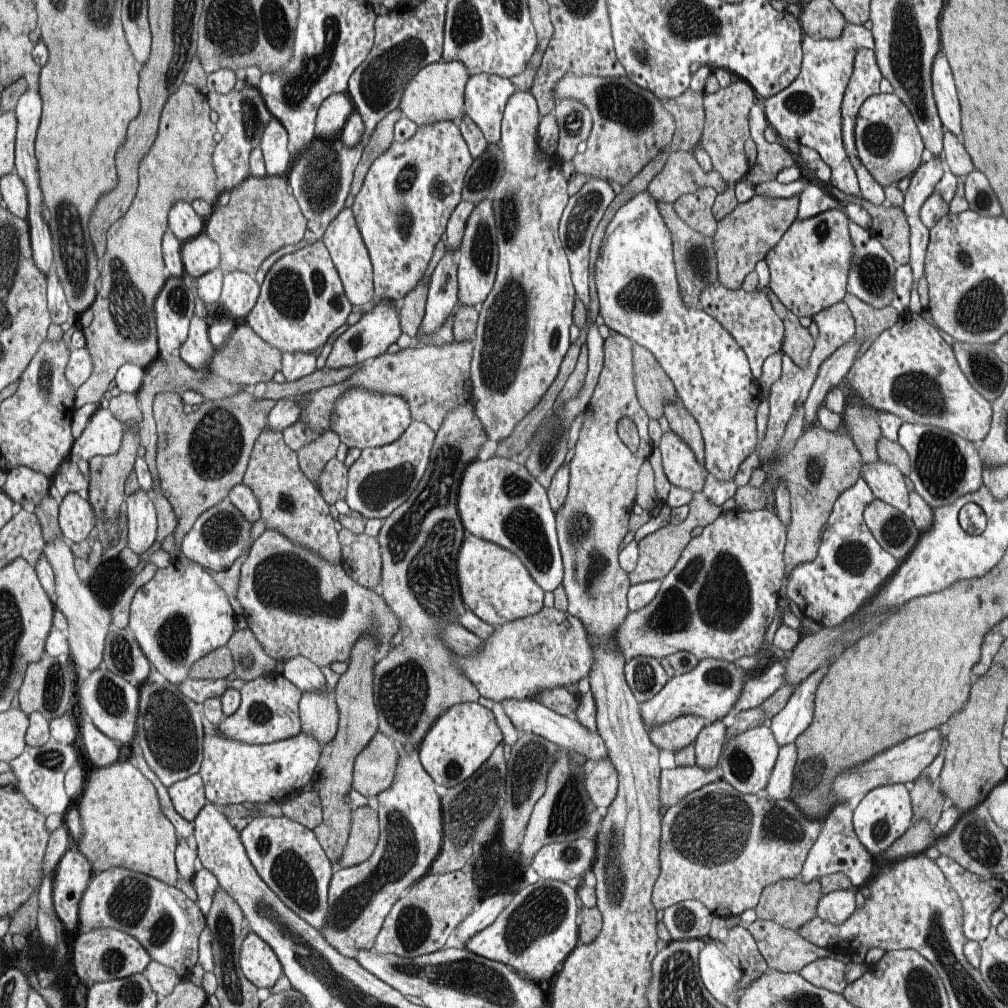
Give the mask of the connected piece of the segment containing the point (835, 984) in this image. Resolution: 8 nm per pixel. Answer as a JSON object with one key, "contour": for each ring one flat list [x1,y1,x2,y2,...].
{"contour":[[819,958,805,966,799,973,810,984,843,994,848,986,845,979,846,964,834,958]]}

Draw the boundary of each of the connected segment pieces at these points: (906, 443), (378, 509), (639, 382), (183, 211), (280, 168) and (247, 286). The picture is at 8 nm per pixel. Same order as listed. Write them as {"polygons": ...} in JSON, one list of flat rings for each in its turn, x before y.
{"polygons":[[[902,423,897,441,909,454,909,477,914,488,934,508,952,504,960,496,978,490,983,485,982,458,977,444,960,438,942,428,920,423]],[[413,421,397,441,381,447,361,449,360,457,348,467,348,488,346,504,369,518,385,519,404,504,429,468,433,445,436,444,436,431,425,422]],[[635,344,633,366,636,368,636,391,641,405,658,420,664,413,666,402,676,402,677,392,672,380,656,356,648,348]],[[186,200,178,201,168,214,169,231,172,231,181,243,197,237,205,230,205,221,196,214,192,204]],[[270,118,258,144,265,158,265,167,270,176,286,176,290,170,288,154,288,131,277,118]],[[234,270,225,273,220,303,236,321,243,321,258,300,261,285,253,275]]]}

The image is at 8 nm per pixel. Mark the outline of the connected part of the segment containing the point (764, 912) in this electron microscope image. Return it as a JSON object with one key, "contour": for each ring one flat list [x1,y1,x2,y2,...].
{"contour":[[797,877,776,882,764,890,764,894,755,908,756,918,771,919,783,927,798,930,817,915,817,904,822,896,823,892,819,879,814,879,812,882,802,882]]}

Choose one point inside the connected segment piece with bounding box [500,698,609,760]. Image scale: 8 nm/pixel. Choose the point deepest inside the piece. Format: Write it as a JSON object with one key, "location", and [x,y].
{"location":[528,716]}

